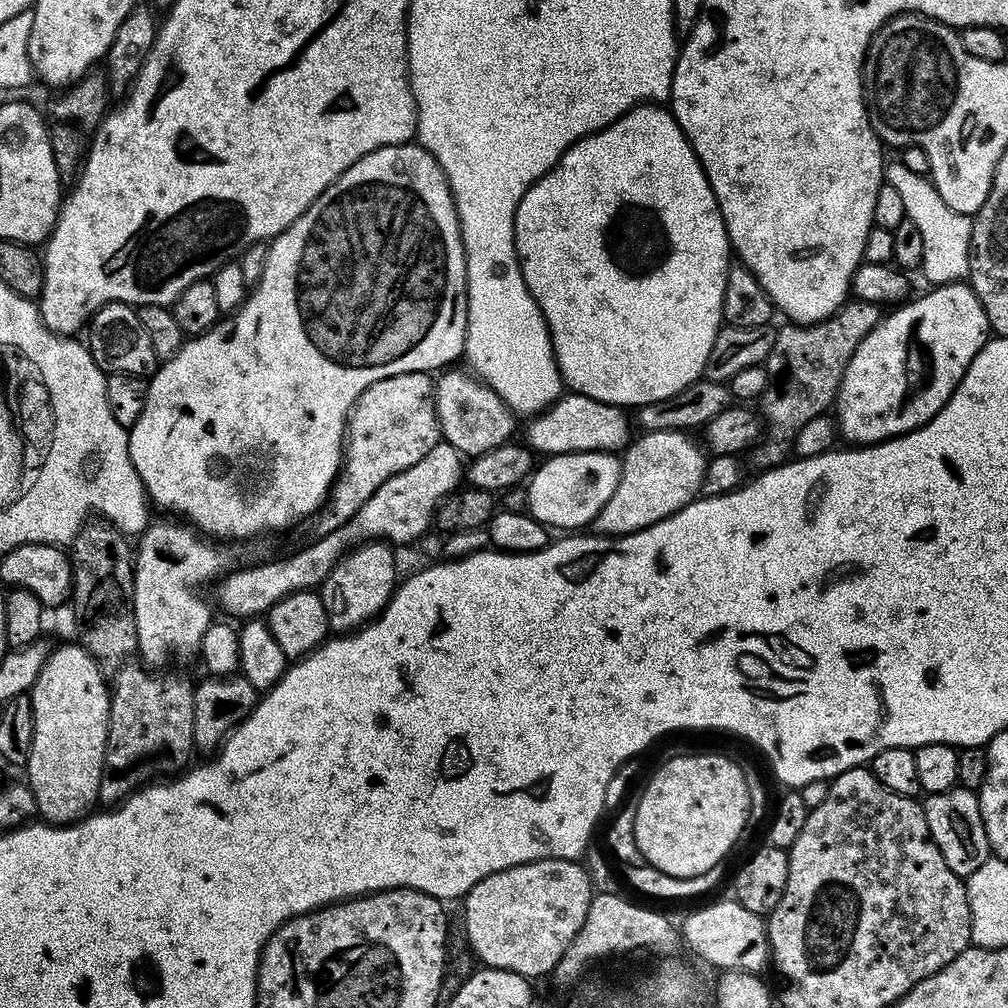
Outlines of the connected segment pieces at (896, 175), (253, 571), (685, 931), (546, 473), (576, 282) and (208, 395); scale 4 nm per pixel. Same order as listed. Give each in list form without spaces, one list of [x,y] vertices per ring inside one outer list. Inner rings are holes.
[[[899,162],[887,165],[886,183],[894,186],[894,190],[898,190],[902,202],[906,205],[906,219],[915,222],[922,234],[924,239],[922,273],[924,272],[925,278],[929,280],[929,285],[943,286],[967,281],[968,251],[972,249],[973,217],[961,216],[950,210],[950,206],[942,202],[942,194],[938,194],[935,184],[928,176],[914,174],[914,170]]]
[[[443,442],[436,444],[422,462],[414,462],[410,470],[402,470],[362,505],[362,510],[354,514],[338,530],[317,535],[313,544],[292,552],[289,556],[282,556],[278,560],[270,560],[266,564],[258,564],[250,568],[229,571],[215,581],[216,600],[214,604],[228,616],[240,616],[239,618],[260,618],[272,609],[282,598],[286,598],[295,592],[311,592],[319,589],[320,583],[334,570],[337,562],[347,552],[352,551],[358,544],[369,540],[383,540],[393,546],[408,544],[416,540],[429,527],[434,524],[434,517],[441,502],[461,487],[466,476],[466,460],[454,446]]]
[[[734,898],[716,900],[713,904],[690,913],[684,920],[684,928],[682,924],[682,940],[688,943],[689,950],[698,959],[713,964],[716,970],[760,974],[770,964],[765,917],[750,914],[750,910],[746,910],[746,906],[742,906]]]
[[[563,452],[543,462],[545,464],[533,471],[526,484],[527,514],[549,529],[580,530],[583,524],[591,525],[602,506],[614,498],[614,490],[618,490],[621,461],[613,453]]]
[[[656,102],[637,104],[610,126],[570,146],[552,167],[552,171],[534,182],[534,186],[530,186],[530,190],[526,190],[526,194],[518,202],[514,238],[522,278],[540,308],[540,313],[544,315],[548,333],[552,335],[552,349],[556,355],[561,381],[567,387],[569,384],[572,392],[580,392],[583,396],[607,404],[639,406],[670,398],[678,394],[678,390],[686,390],[686,386],[703,377],[706,358],[710,358],[710,346],[714,346],[714,338],[722,327],[722,298],[730,267],[730,245],[720,207],[714,198],[714,190],[686,134],[667,107]]]
[[[409,142],[379,148],[370,154],[366,154],[362,158],[358,158],[358,162],[354,162],[354,166],[350,166],[350,170],[343,172],[289,228],[282,234],[278,234],[276,239],[268,244],[266,270],[262,270],[262,278],[259,284],[251,289],[250,295],[244,300],[244,305],[236,309],[236,311],[231,313],[227,318],[221,319],[213,328],[206,330],[200,336],[185,339],[184,344],[178,350],[178,354],[174,354],[169,360],[163,361],[163,363],[157,367],[156,371],[152,373],[148,380],[146,406],[142,410],[138,422],[134,422],[134,426],[127,433],[130,462],[134,466],[134,470],[138,470],[138,478],[142,478],[144,490],[148,494],[149,501],[151,501],[155,507],[157,504],[157,506],[164,511],[161,513],[175,514],[177,517],[190,522],[191,527],[199,530],[205,537],[215,538],[220,542],[229,542],[228,540],[248,540],[251,536],[258,535],[259,532],[280,532],[283,528],[292,528],[299,520],[304,520],[307,516],[308,519],[315,517],[316,513],[324,507],[328,493],[331,492],[332,485],[336,482],[336,477],[339,476],[342,471],[344,438],[348,427],[348,416],[352,413],[352,408],[356,405],[357,398],[360,397],[371,384],[378,382],[382,378],[390,378],[398,374],[406,374],[407,372],[427,372],[432,374],[437,370],[443,369],[445,366],[451,365],[453,362],[456,362],[456,359],[461,359],[461,357],[464,356],[464,340],[467,336],[468,275],[466,274],[466,258],[464,257],[464,243],[460,237],[460,219],[456,213],[456,203],[452,197],[452,191],[448,185],[446,174],[442,170],[442,166],[438,166],[438,162],[435,158],[431,156],[425,148],[420,147],[419,143]]]

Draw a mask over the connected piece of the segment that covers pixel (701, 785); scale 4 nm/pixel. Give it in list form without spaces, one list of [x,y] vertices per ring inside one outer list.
[[[704,752],[701,756],[676,756],[668,760],[648,780],[644,793],[636,800],[636,817],[634,818],[634,838],[638,842],[638,850],[642,850],[644,864],[649,868],[656,868],[662,874],[674,878],[694,878],[698,874],[706,874],[706,870],[717,867],[720,859],[735,846],[744,832],[744,827],[750,824],[748,811],[750,810],[750,790],[746,786],[744,768],[736,765],[728,756],[715,756],[712,752]]]

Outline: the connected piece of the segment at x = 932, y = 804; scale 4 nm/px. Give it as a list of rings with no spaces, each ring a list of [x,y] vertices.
[[[954,787],[945,792],[933,792],[923,801],[924,813],[926,814],[926,826],[930,826],[930,834],[942,854],[946,858],[946,866],[954,870],[961,878],[966,878],[982,866],[990,855],[986,842],[986,826],[982,826],[982,810],[980,809],[980,797],[971,788]]]

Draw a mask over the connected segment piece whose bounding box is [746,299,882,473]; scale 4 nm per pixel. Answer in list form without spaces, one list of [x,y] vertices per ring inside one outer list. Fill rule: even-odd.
[[[853,299],[822,322],[788,322],[784,329],[781,327],[777,331],[766,361],[770,383],[758,401],[758,412],[766,421],[766,431],[759,443],[747,453],[746,464],[749,469],[756,468],[757,473],[768,472],[771,468],[779,468],[789,459],[796,432],[806,426],[810,418],[825,415],[835,405],[842,374],[854,350],[858,350],[858,342],[870,334],[881,318],[881,305]]]

